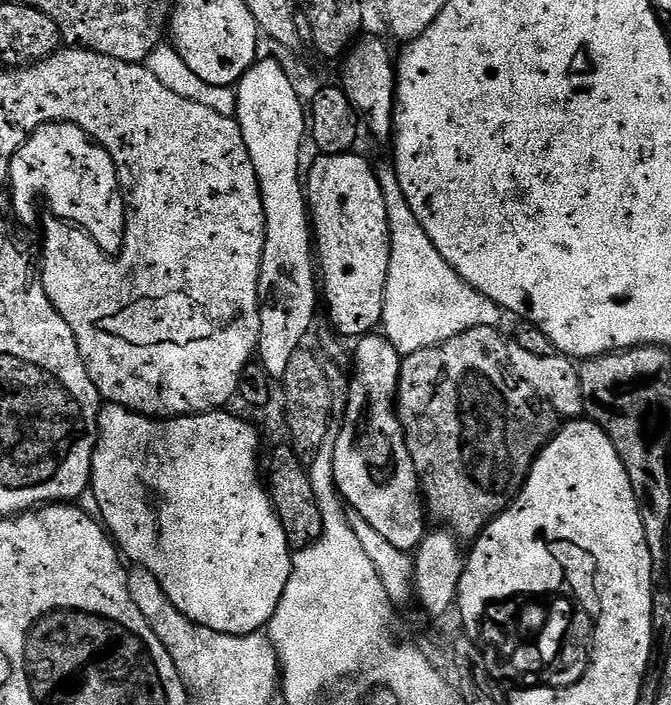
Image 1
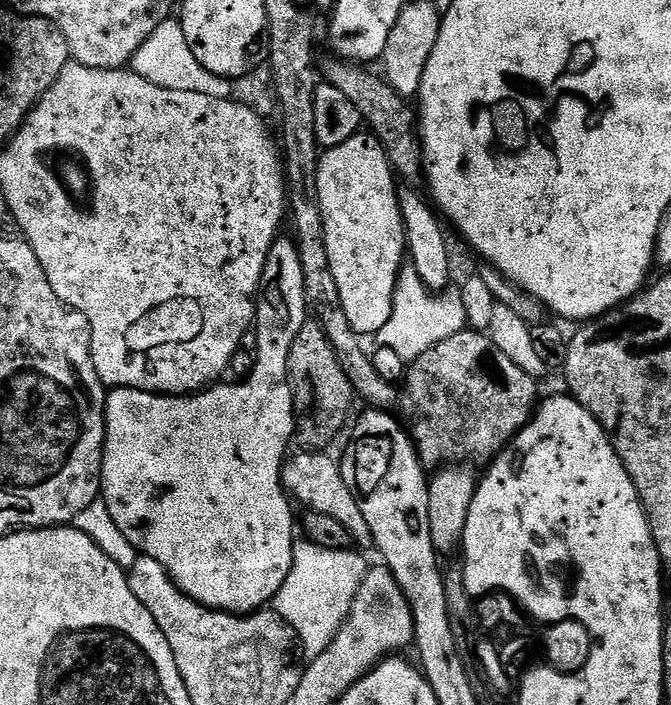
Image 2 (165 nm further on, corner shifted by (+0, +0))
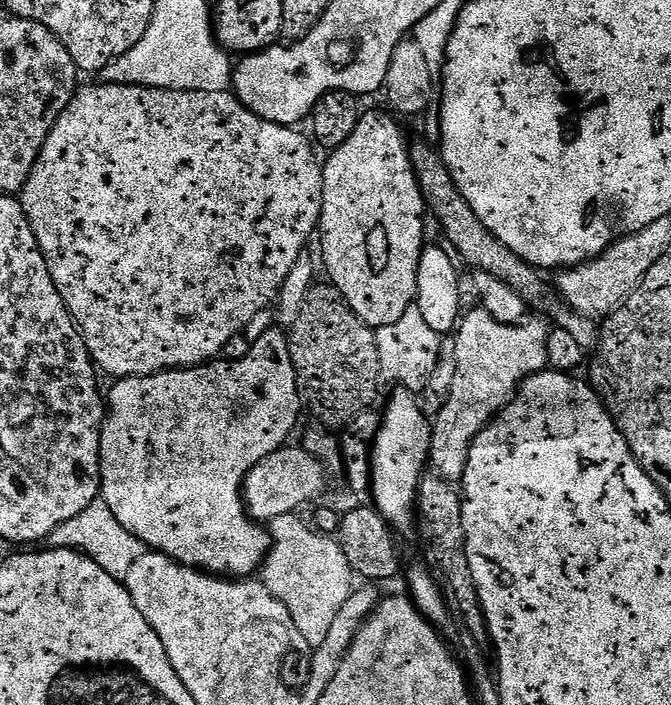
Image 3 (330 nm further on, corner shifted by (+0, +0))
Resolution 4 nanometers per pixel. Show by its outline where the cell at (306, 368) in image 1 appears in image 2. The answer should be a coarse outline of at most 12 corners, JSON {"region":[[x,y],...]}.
{"region":[[319,322],[290,350],[295,439],[327,449],[358,397]]}

